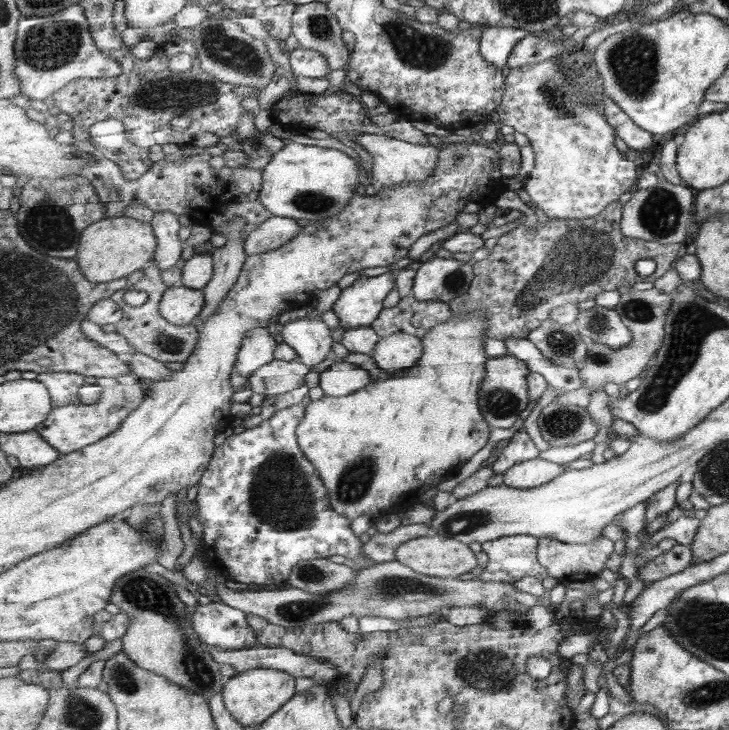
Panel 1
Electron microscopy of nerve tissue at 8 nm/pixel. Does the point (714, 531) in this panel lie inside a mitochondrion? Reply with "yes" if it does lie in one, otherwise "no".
no

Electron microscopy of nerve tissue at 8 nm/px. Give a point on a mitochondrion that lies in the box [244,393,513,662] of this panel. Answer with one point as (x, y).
(281, 496)

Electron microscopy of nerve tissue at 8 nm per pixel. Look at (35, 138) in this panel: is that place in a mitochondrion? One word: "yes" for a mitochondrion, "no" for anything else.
no

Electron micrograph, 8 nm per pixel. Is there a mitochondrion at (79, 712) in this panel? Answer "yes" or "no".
yes

